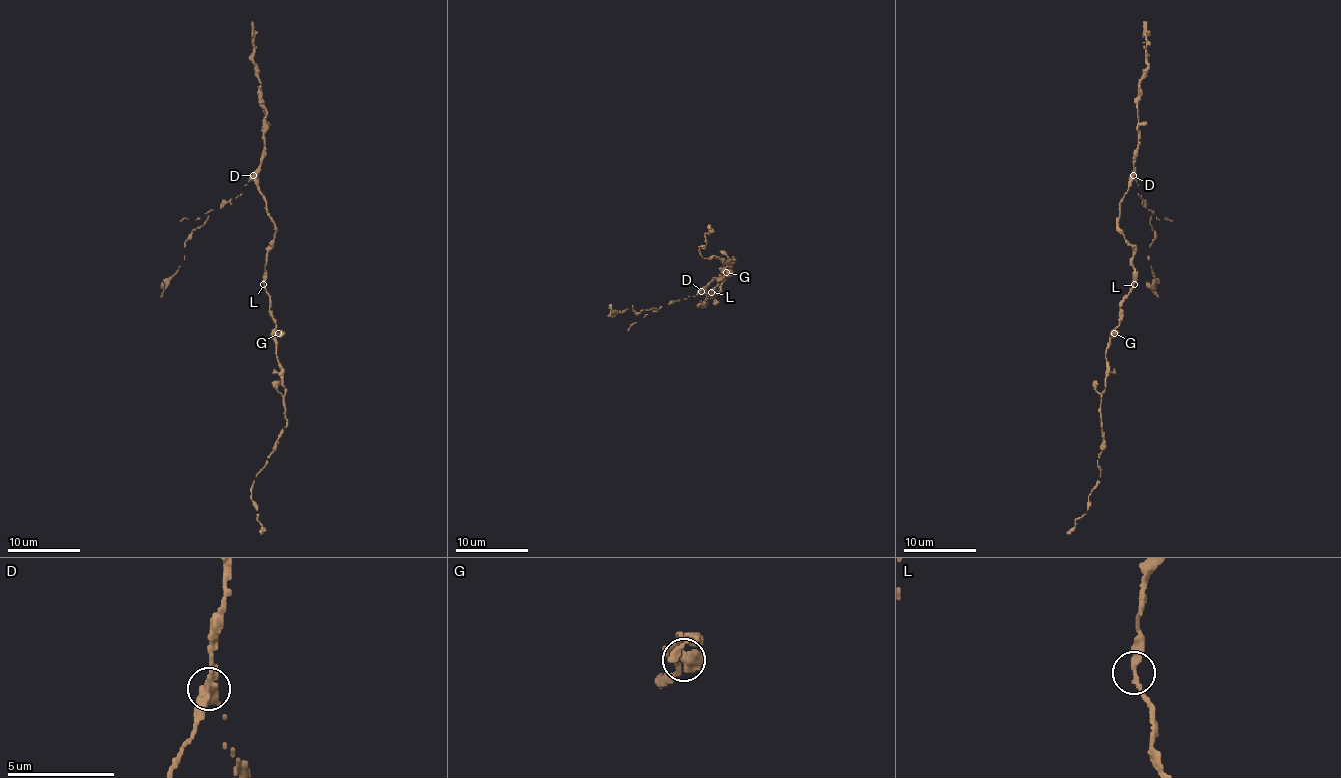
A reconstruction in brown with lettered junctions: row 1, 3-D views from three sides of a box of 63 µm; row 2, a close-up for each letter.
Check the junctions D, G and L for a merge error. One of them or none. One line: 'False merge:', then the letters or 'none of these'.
False merge: D

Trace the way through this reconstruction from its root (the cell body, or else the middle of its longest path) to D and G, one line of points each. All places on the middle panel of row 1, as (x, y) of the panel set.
D: (711, 290), (720, 290), (722, 276), (715, 278), (700, 290)
G: (711, 290), (726, 272)

